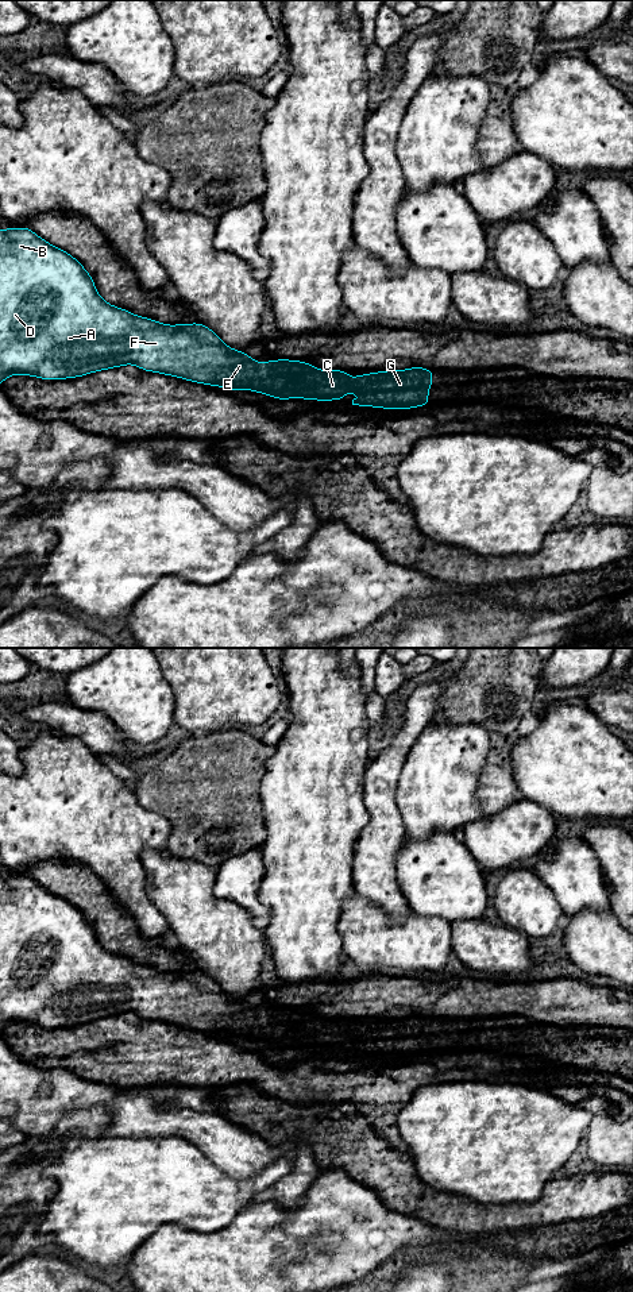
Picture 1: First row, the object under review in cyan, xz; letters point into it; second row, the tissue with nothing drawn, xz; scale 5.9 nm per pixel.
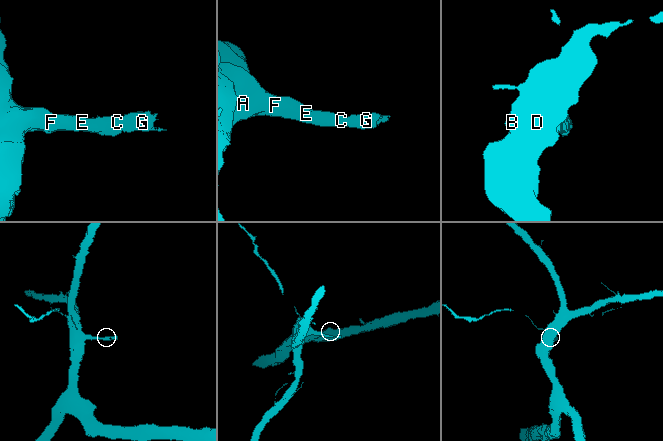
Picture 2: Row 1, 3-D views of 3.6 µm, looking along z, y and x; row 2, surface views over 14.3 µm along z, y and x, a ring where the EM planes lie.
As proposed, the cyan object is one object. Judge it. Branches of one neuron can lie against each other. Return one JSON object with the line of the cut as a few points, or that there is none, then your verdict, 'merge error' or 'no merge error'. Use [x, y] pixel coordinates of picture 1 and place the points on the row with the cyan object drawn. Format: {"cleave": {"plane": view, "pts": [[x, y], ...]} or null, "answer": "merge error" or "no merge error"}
{"cleave": null, "answer": "no merge error"}

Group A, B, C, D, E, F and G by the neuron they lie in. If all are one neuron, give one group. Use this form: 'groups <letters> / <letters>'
groups A B C D E F G

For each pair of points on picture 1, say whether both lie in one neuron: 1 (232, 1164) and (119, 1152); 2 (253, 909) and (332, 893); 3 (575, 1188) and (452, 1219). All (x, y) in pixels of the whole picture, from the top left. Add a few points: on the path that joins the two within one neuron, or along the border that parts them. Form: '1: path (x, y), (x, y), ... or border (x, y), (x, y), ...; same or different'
1: border (186, 1140), (227, 1175), (236, 1179); different
2: border (263, 874), (262, 924); different
3: path (544, 1210), (518, 1215), (483, 1217); same

